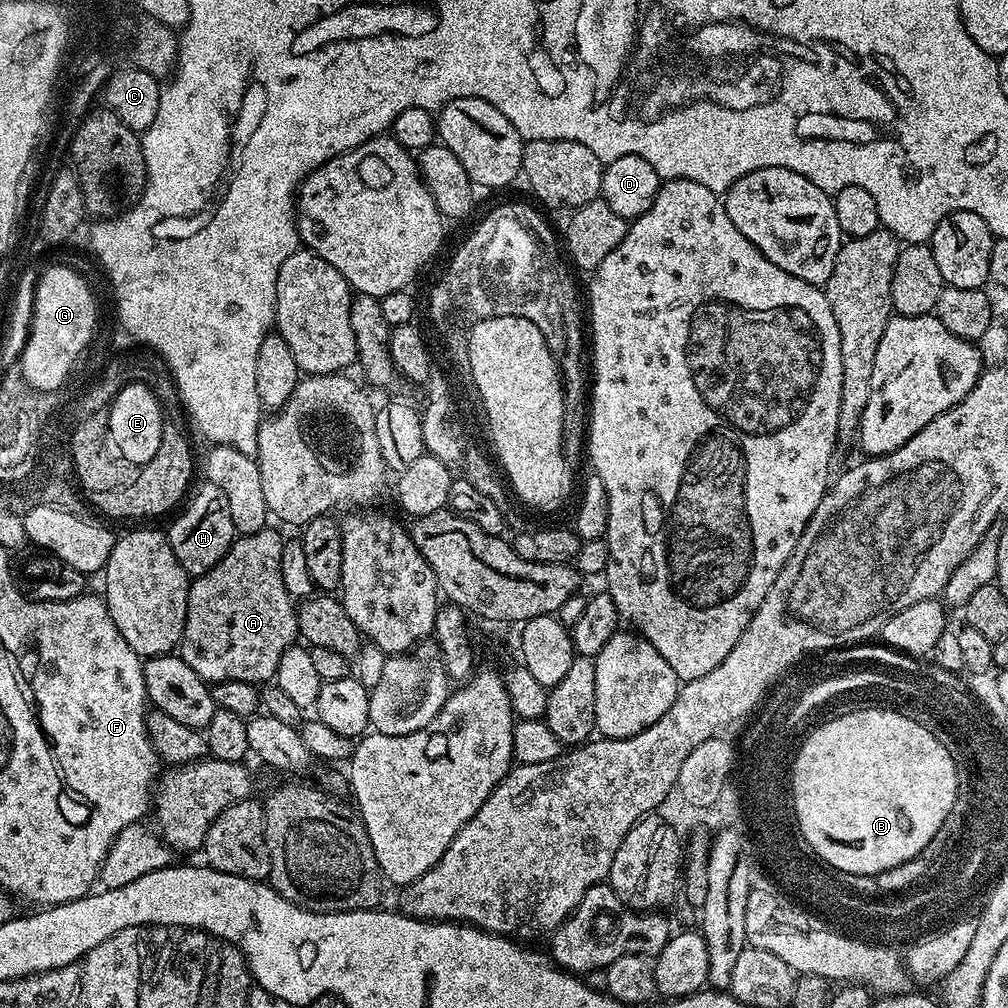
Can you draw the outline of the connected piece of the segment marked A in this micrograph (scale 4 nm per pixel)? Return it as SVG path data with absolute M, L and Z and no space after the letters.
M269 526L261 532L240 536L232 541L230 550L206 574L195 577L188 585L188 605L184 633L178 645L178 655L209 685L237 680L257 686L275 681L282 654L298 640L294 598L282 582L282 536Z

